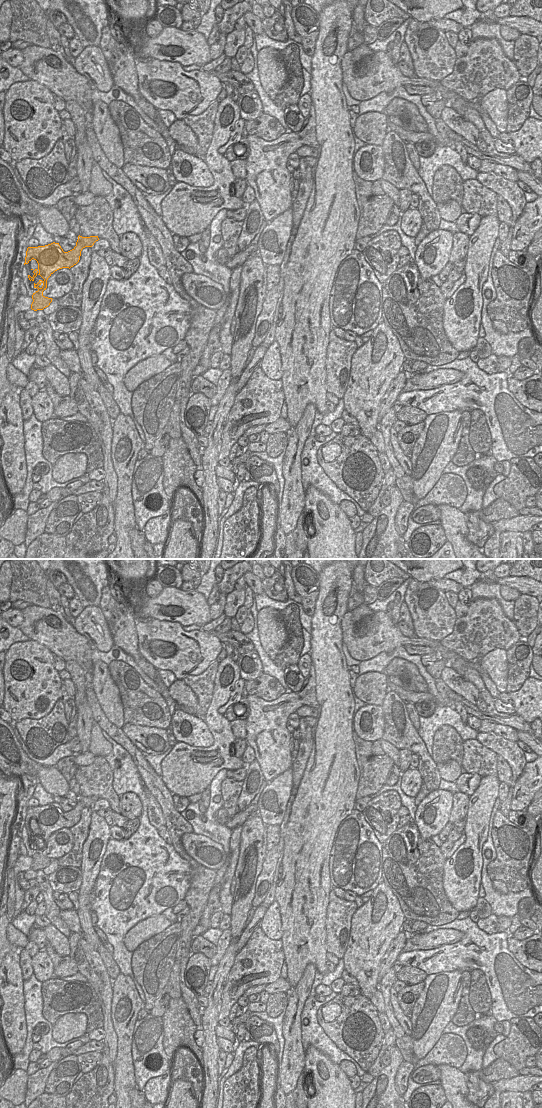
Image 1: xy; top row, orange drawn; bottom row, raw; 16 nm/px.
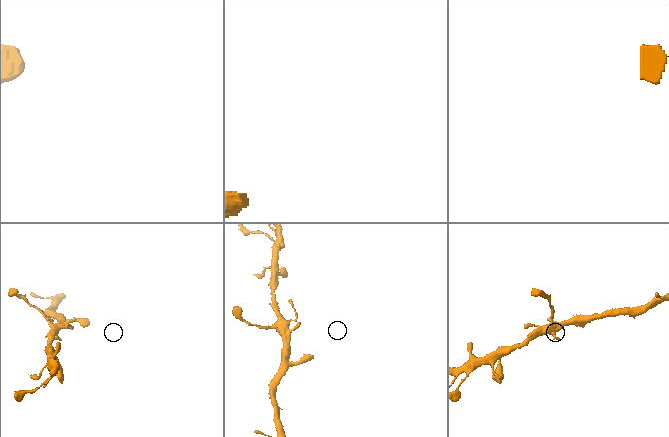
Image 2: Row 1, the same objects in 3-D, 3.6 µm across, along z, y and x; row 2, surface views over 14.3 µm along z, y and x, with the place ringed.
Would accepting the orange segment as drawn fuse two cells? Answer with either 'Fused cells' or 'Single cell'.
Single cell

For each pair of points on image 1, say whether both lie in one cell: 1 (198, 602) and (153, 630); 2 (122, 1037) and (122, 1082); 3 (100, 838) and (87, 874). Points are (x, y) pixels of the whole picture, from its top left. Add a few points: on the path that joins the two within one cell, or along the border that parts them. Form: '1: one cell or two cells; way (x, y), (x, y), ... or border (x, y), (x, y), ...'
1: two cells; border (145, 618), (177, 621), (182, 625)
2: one cell; way (123, 1048), (123, 1071)
3: one cell; way (94, 847), (90, 865)

